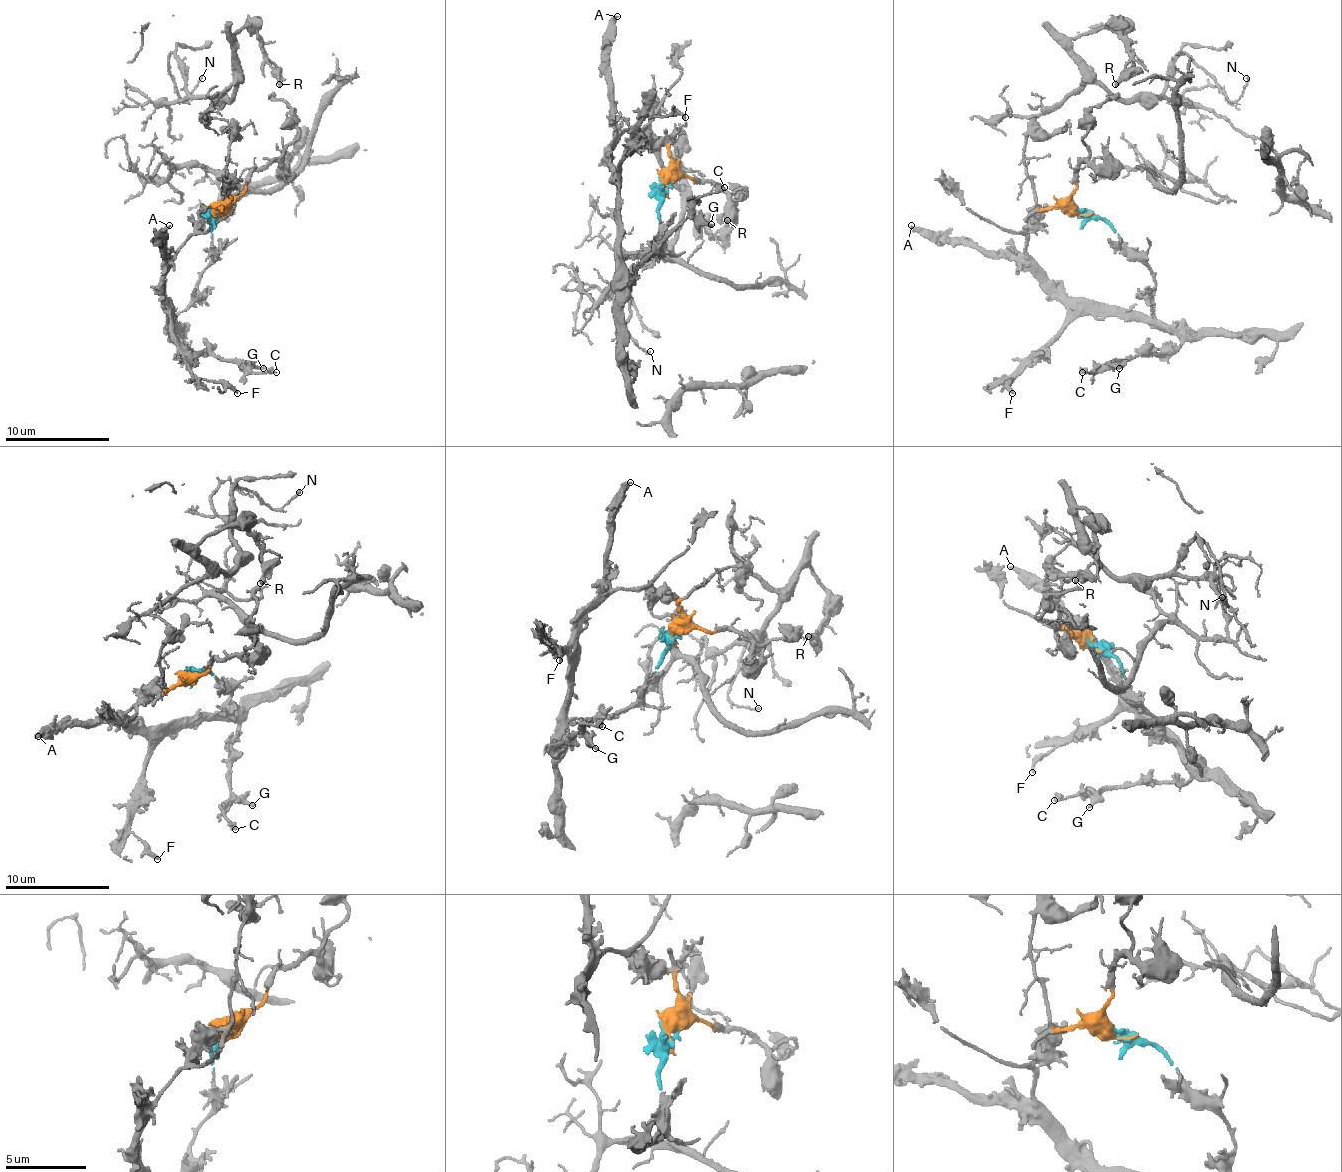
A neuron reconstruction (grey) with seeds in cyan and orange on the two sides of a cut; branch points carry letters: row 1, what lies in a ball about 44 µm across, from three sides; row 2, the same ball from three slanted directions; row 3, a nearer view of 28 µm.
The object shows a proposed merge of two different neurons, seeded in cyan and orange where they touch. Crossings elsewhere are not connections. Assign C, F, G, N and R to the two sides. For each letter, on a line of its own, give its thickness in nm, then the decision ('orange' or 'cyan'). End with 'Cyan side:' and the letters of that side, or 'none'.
C: calibre 360 nm; cyan
F: calibre 220 nm; cyan
G: calibre 240 nm; cyan
N: calibre 140 nm; orange
R: calibre 180 nm; orange
Cyan side: C, F, G

